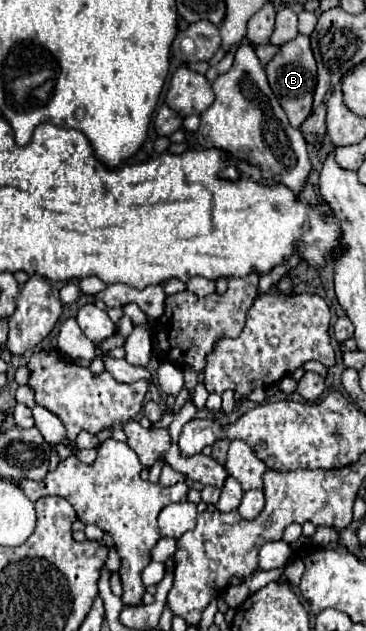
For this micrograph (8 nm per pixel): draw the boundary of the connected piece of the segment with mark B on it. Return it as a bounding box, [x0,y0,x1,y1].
[265,34,317,128]

